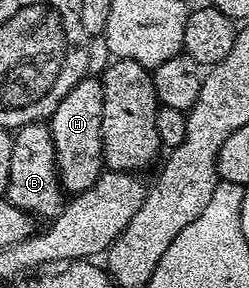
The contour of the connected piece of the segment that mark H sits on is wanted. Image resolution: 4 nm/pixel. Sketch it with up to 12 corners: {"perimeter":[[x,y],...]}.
{"perimeter":[[88,75],[49,118],[64,194],[105,171],[103,82]]}

